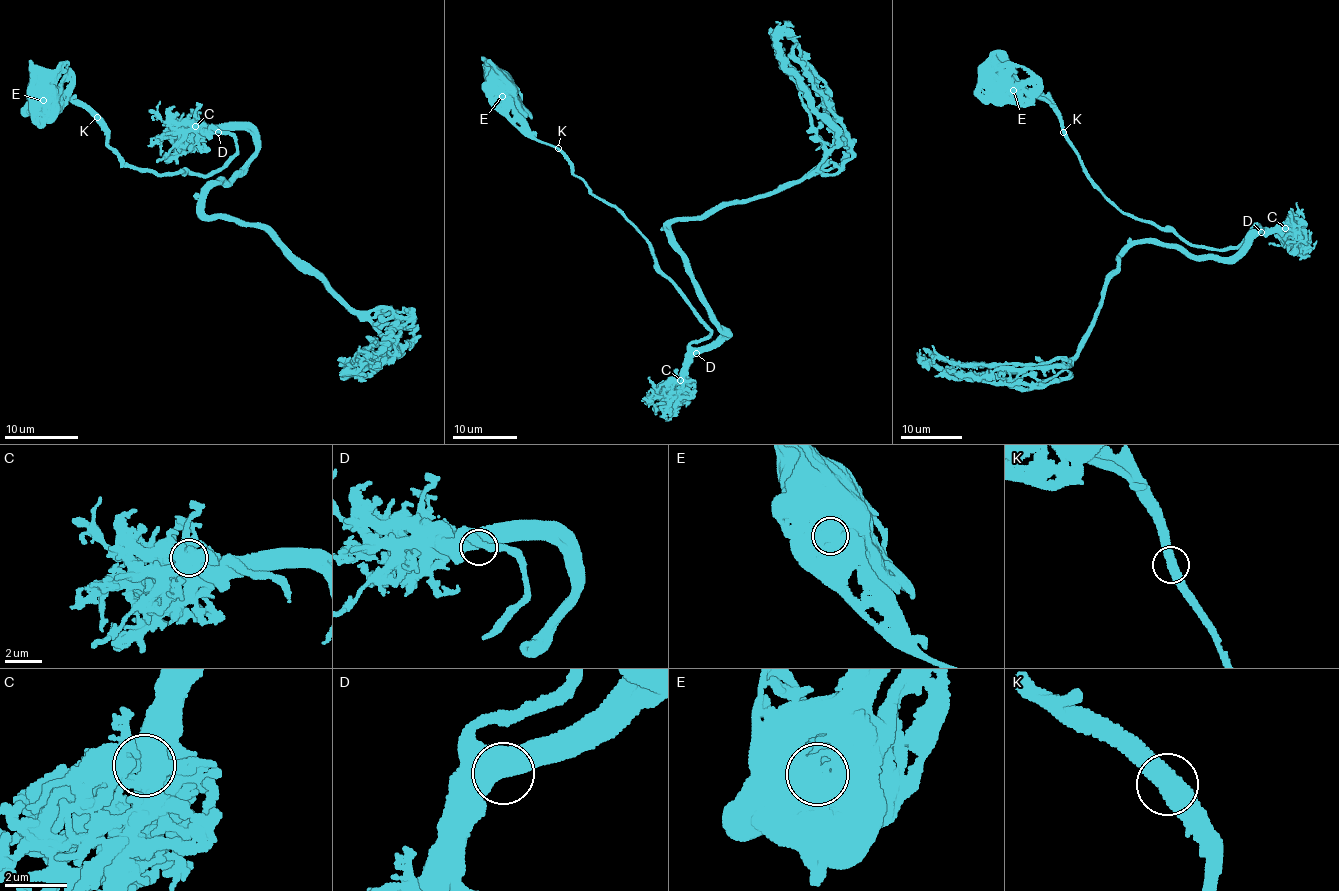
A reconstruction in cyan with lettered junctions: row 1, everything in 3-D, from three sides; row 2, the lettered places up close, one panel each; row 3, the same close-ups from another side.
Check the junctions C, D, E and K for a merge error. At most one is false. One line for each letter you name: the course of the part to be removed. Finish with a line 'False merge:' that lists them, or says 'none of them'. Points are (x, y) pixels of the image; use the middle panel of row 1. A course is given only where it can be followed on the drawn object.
False merge: none of them

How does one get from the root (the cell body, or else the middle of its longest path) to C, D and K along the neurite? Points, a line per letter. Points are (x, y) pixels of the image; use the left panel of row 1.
C: (38, 95), (76, 101), (118, 157), (158, 174), (186, 168), (202, 176), (231, 159), (229, 133), (195, 126)
D: (38, 95), (76, 101), (118, 157), (158, 174), (223, 166), (235, 140), (218, 132)
K: (38, 95), (43, 91), (52, 97), (64, 94), (81, 102), (97, 117)

